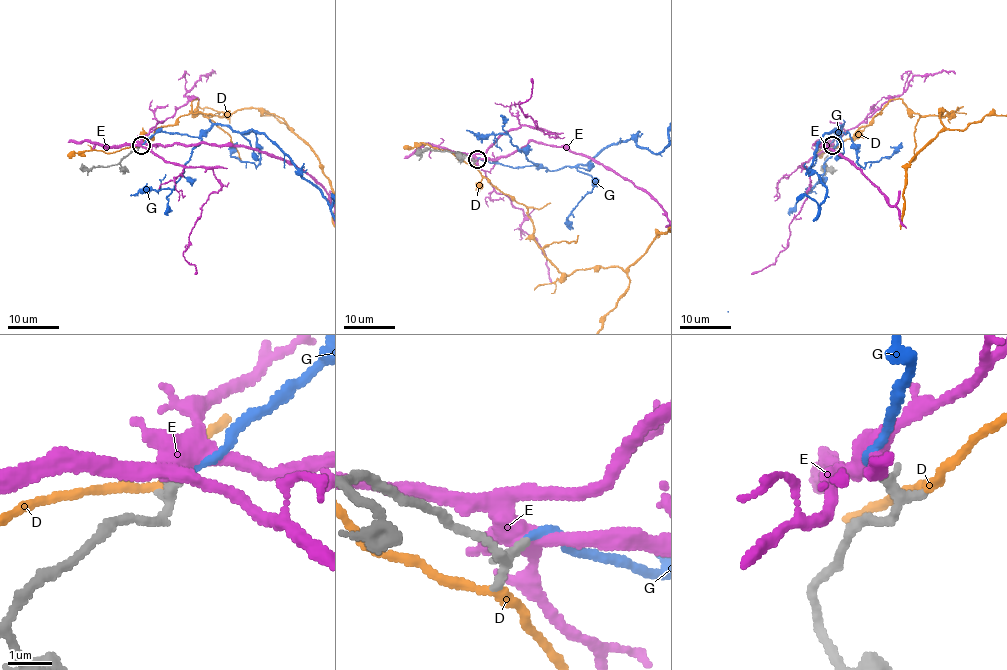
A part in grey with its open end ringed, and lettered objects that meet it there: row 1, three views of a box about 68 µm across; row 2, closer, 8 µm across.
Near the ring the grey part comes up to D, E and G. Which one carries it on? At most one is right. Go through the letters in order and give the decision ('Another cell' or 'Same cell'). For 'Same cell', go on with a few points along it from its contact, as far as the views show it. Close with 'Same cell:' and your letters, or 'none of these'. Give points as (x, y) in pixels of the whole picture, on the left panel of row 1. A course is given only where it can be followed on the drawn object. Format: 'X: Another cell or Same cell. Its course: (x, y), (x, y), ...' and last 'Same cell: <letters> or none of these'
D: Another cell
E: Another cell
G: Same cell
Same cell: G

